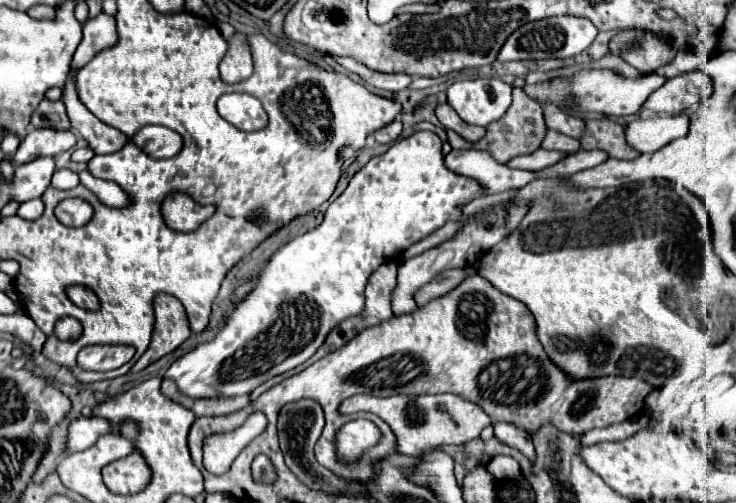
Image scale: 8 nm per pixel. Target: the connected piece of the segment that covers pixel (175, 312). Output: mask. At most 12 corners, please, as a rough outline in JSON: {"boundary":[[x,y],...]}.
{"boundary":[[154,300],[154,334],[132,372],[176,350],[188,336],[182,304]]}

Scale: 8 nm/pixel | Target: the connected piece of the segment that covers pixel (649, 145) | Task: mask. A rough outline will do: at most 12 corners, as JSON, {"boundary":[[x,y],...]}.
{"boundary":[[688,116],[638,118],[626,140],[656,152],[688,132]]}

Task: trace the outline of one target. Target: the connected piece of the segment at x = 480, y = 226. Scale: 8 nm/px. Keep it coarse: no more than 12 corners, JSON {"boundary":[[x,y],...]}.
{"boundary":[[518,196],[490,206],[446,242],[398,268],[396,316],[438,272],[476,262],[508,234]]}

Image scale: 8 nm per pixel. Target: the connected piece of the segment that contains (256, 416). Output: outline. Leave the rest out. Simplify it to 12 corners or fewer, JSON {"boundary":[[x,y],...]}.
{"boundary":[[254,412],[230,434],[206,440],[204,466],[224,474],[234,458],[266,430]]}

